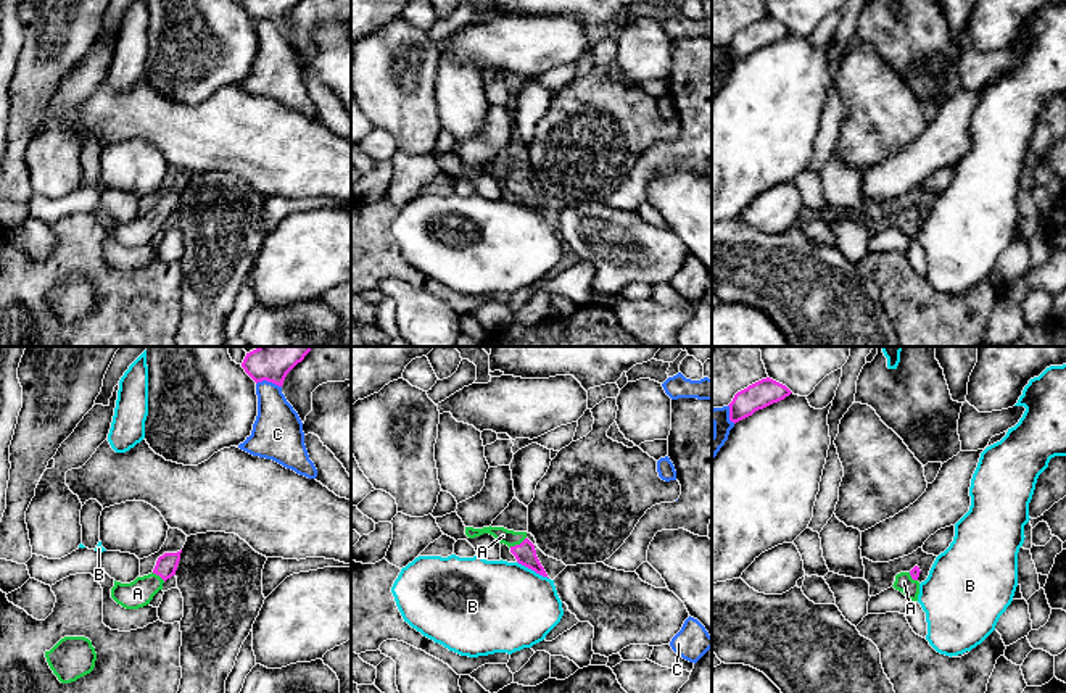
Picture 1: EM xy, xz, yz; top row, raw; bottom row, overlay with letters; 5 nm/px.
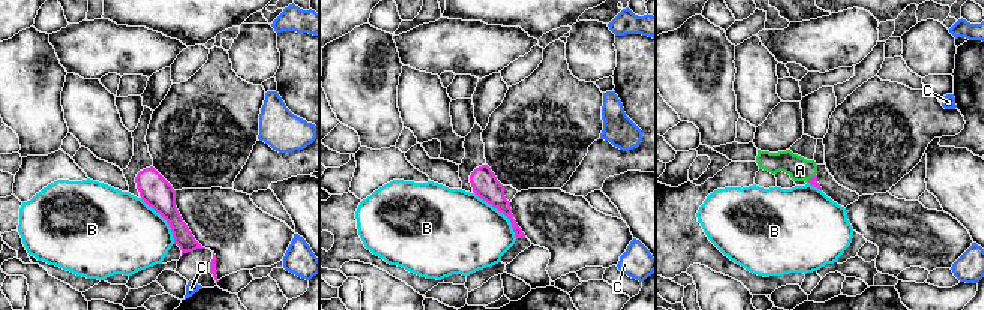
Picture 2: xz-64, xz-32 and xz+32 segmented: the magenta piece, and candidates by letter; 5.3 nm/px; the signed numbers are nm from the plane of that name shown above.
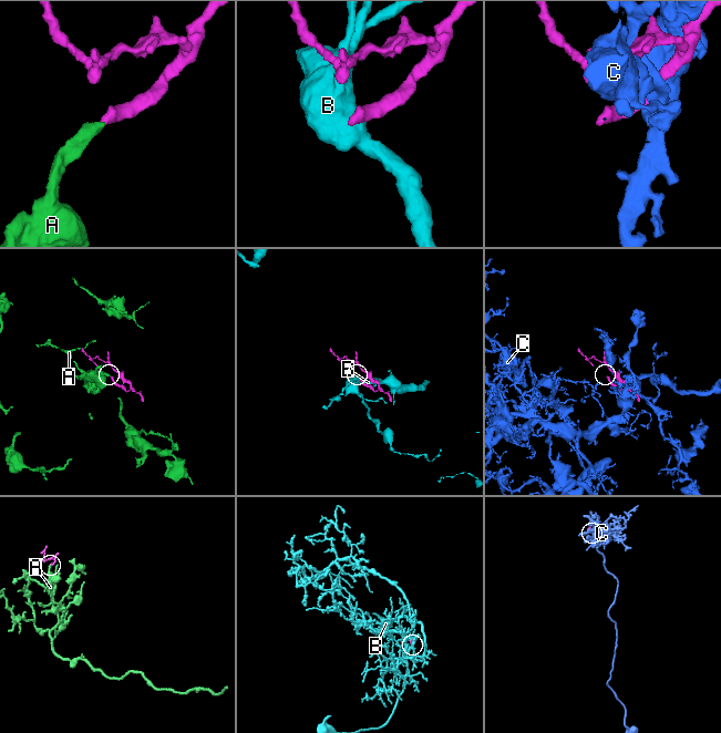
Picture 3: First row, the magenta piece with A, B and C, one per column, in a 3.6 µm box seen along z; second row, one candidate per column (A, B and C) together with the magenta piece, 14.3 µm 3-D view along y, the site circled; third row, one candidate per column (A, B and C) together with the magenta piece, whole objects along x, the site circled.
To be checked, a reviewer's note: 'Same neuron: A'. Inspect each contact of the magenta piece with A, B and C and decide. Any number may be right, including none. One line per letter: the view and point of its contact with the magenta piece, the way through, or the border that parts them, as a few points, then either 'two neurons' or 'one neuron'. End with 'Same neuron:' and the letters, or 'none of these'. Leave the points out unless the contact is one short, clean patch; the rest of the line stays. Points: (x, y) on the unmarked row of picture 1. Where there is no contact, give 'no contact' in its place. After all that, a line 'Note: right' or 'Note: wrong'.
A: contact xz (517, 184); way xz (525, 192), (517, 184), (503, 174); one neuron
B: contact xz (533, 208); border xz (517, 200), (548, 218); two neurons
C: contact xy (269, 20); two neurons
Same neuron: A
Note: right

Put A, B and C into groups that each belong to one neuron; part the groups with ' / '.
A / B / C

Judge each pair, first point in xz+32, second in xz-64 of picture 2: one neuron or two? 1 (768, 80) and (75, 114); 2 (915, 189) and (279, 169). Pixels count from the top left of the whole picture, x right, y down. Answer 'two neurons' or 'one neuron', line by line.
1: one neuron
2: one neuron

